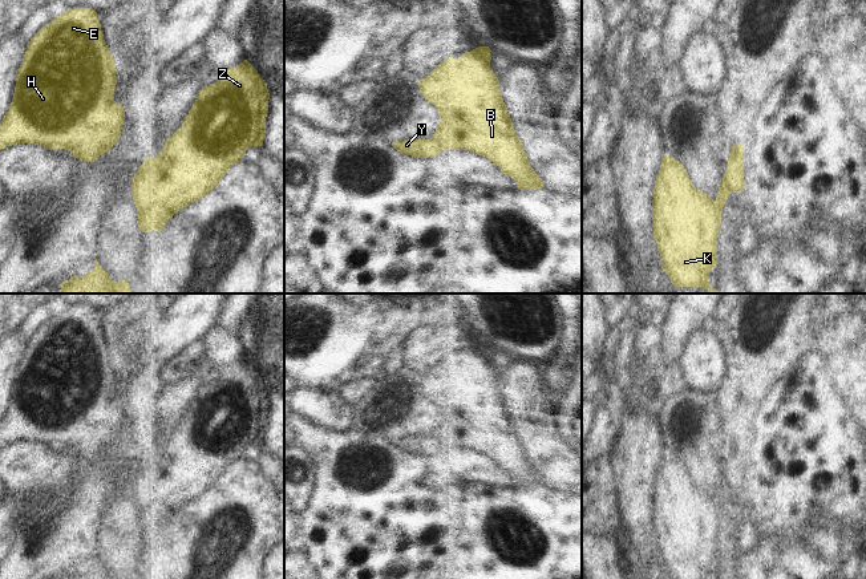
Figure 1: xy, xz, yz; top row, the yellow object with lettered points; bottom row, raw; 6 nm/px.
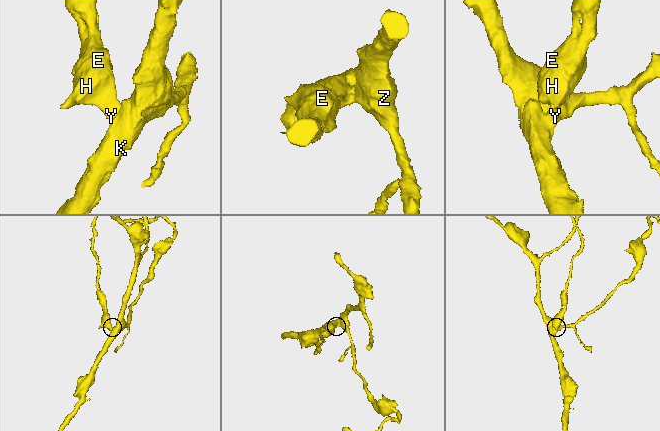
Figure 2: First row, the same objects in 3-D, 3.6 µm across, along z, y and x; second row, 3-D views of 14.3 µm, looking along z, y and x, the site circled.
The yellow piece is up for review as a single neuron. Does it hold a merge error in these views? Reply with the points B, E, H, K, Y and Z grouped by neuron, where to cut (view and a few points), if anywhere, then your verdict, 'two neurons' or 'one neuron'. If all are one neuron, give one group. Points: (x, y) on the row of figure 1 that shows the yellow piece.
B K Z / E H Y; cut in yz along (724, 174), (724, 181), (731, 191); two neurons

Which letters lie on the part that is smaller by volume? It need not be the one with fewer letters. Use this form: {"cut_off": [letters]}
{"cut_off": ["E", "H", "Y"]}

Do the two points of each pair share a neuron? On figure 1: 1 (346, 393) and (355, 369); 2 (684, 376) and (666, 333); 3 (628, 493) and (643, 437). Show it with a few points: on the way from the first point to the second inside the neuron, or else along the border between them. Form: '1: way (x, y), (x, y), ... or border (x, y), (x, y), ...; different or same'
1: border (377, 376), (353, 380), (338, 391); different
2: border (691, 332), (679, 355), (675, 379); different
3: way (634, 480), (635, 450); same

